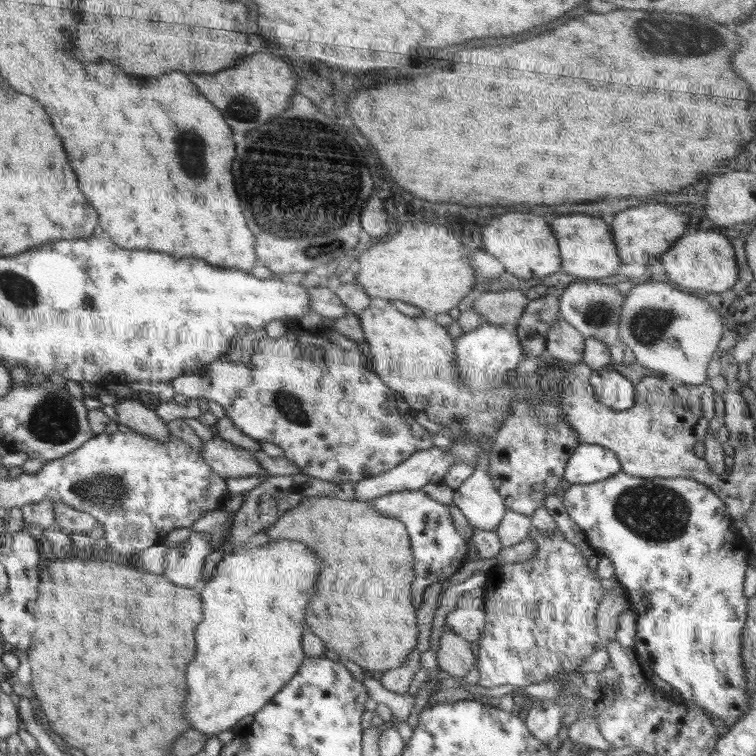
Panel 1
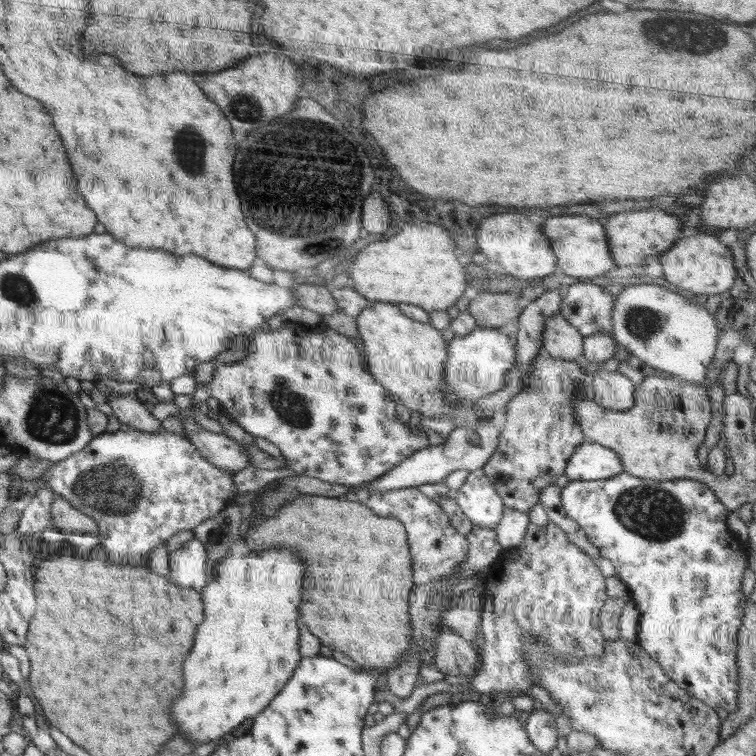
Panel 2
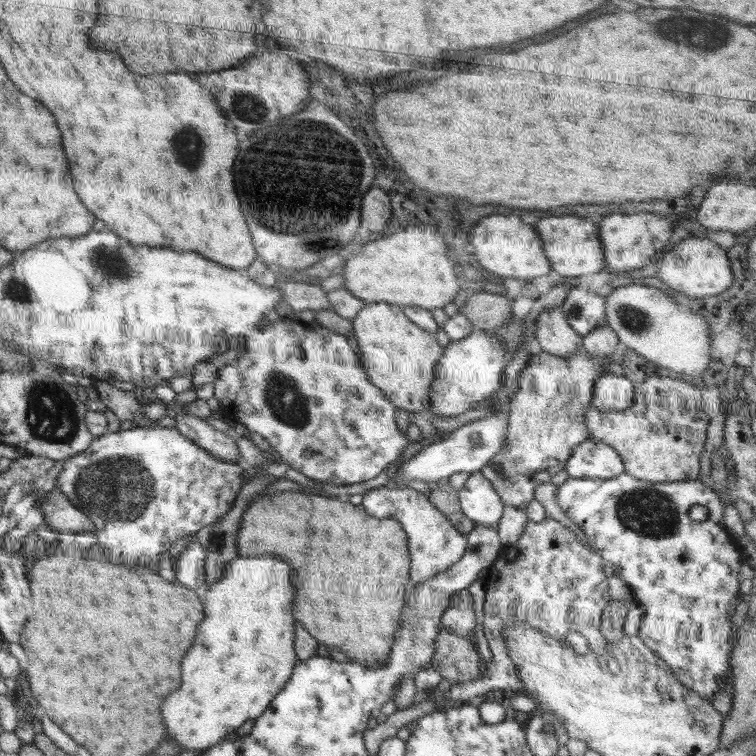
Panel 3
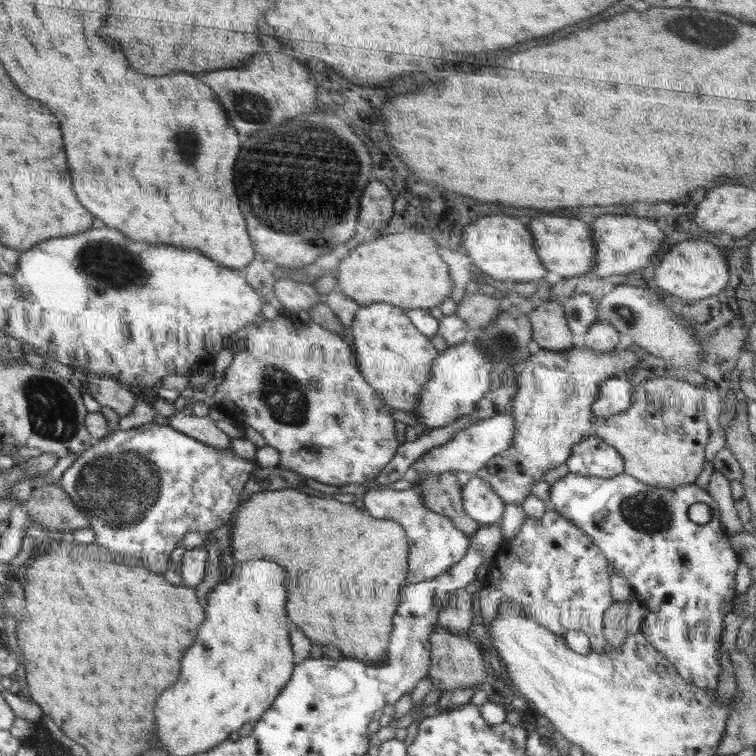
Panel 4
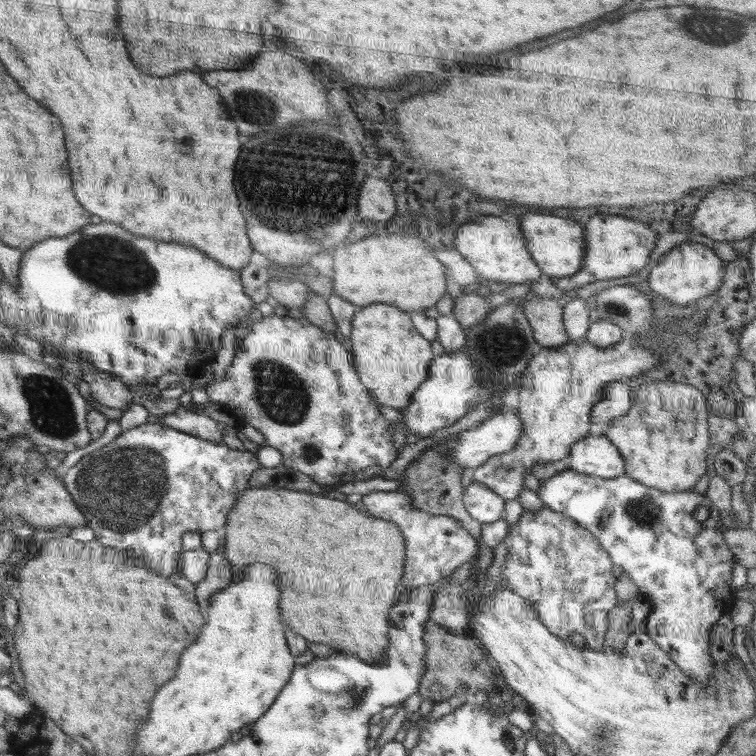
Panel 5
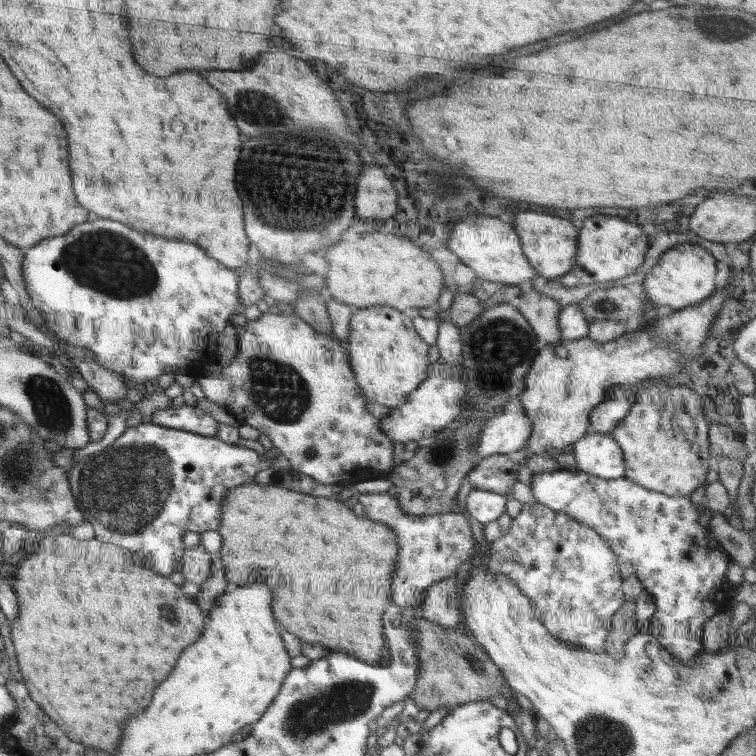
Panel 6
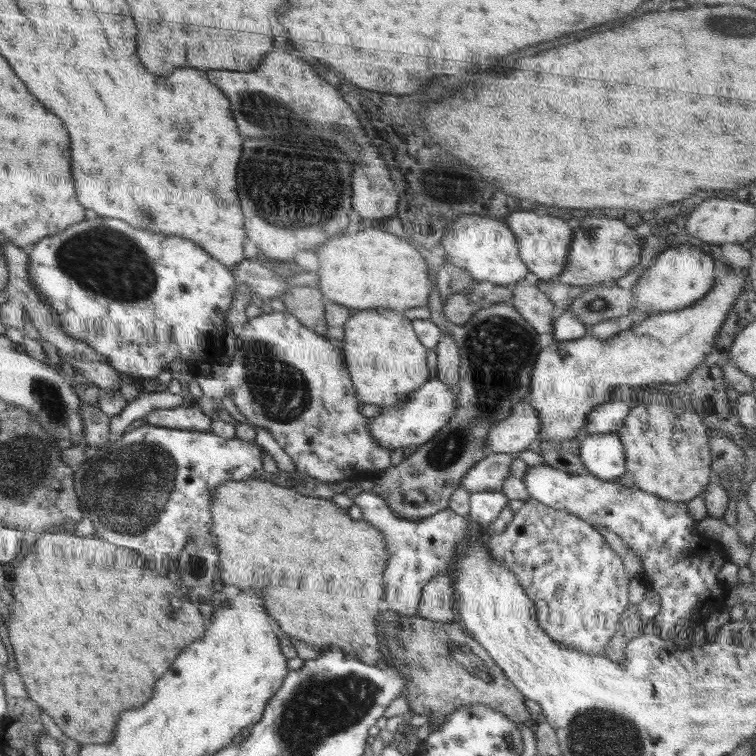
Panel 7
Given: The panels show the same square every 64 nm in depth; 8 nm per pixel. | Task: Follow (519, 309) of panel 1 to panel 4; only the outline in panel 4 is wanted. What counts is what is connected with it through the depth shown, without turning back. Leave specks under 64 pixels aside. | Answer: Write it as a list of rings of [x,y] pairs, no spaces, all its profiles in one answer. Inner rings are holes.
[[[482,292],[466,294],[458,304],[455,315],[460,315],[470,328],[490,326],[505,309],[506,302],[484,295]]]

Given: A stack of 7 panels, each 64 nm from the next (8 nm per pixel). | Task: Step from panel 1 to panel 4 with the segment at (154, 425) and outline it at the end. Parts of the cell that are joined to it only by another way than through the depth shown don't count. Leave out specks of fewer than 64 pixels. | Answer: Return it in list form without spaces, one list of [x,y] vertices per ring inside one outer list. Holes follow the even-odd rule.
[[[86,372],[85,375],[92,398],[101,406],[108,406],[115,410],[120,417],[128,416],[138,403],[134,393],[112,377],[100,377],[92,372]]]

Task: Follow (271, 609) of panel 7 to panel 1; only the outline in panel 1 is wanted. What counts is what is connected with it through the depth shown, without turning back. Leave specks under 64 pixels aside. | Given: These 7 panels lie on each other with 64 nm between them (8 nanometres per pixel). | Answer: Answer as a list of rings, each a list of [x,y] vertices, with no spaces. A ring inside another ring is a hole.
[[[342,495],[334,497],[304,498],[300,504],[286,512],[272,527],[263,531],[274,540],[292,540],[308,544],[320,560],[324,560],[318,576],[318,592],[312,604],[306,606],[305,624],[309,632],[320,636],[325,646],[341,658],[361,666],[367,674],[376,675],[400,668],[408,654],[418,645],[416,608],[413,603],[412,583],[415,559],[405,525],[397,519],[382,516],[370,501],[348,500]]]

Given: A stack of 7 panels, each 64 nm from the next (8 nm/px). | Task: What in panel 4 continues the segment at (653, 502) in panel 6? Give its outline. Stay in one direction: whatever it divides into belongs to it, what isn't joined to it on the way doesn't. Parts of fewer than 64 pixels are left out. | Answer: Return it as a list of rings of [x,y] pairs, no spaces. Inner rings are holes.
[[[568,472],[566,476],[559,478],[554,484],[551,485],[550,490],[550,503],[548,507],[550,509],[556,510],[565,520],[568,520],[571,524],[574,524],[577,528],[580,528],[592,542],[600,548],[601,552],[604,554],[605,560],[609,565],[611,573],[619,575],[620,577],[626,578],[631,584],[631,588],[635,593],[635,599],[638,602],[644,603],[649,612],[644,617],[644,622],[641,627],[641,634],[645,637],[645,640],[652,644],[652,647],[666,659],[670,660],[674,664],[678,675],[682,676],[690,686],[698,686],[702,690],[710,690],[710,688],[717,688],[718,684],[718,674],[722,672],[720,667],[720,649],[722,648],[721,636],[724,632],[724,616],[728,612],[733,612],[735,607],[734,598],[737,597],[736,590],[736,574],[738,568],[741,566],[741,561],[736,555],[732,545],[730,545],[730,540],[728,534],[721,524],[721,515],[719,514],[719,507],[717,503],[712,498],[711,494],[707,492],[706,489],[699,488],[695,483],[678,485],[677,488],[663,488],[660,485],[650,485],[640,482],[638,479],[626,474],[625,472],[619,474],[618,476],[602,478],[596,476],[580,476],[576,474],[570,474]],[[696,503],[702,503],[708,505],[712,510],[712,520],[706,522],[706,524],[696,524],[689,519],[688,509],[690,506]]]

